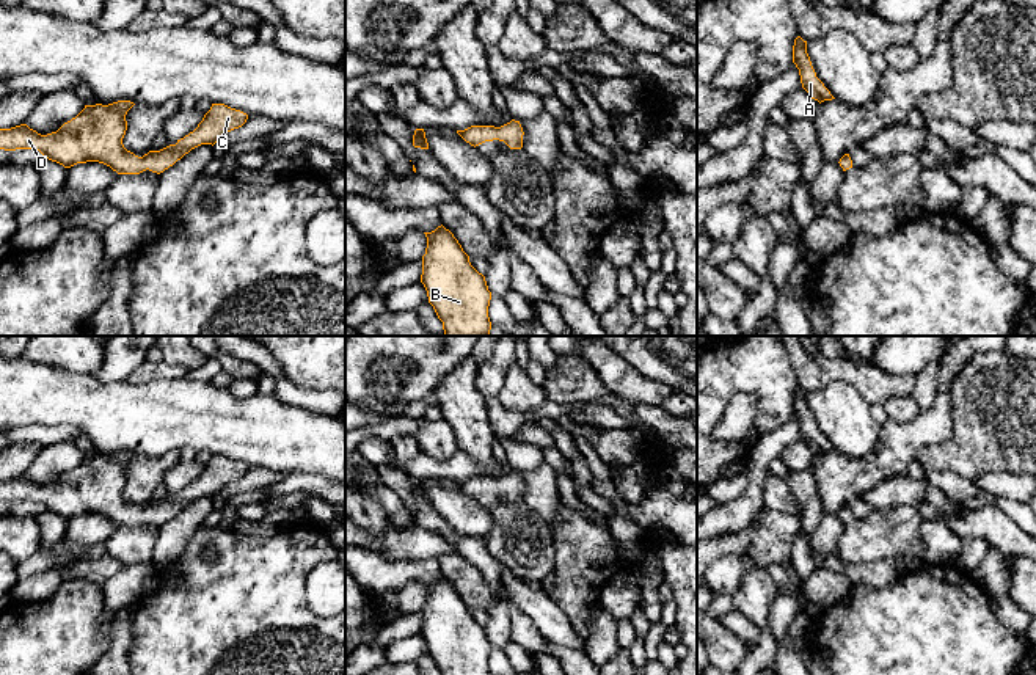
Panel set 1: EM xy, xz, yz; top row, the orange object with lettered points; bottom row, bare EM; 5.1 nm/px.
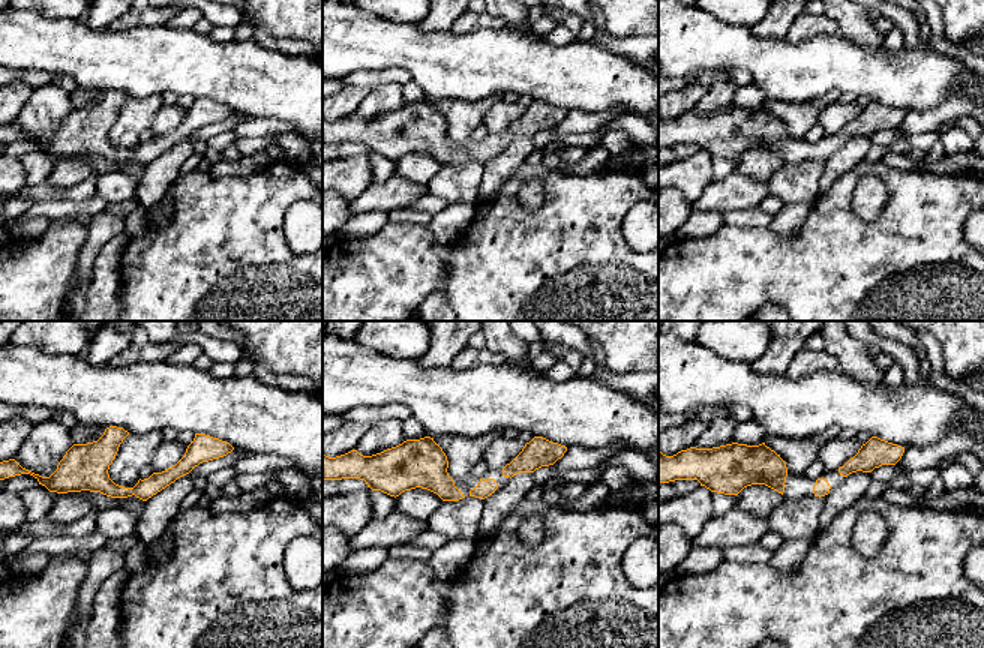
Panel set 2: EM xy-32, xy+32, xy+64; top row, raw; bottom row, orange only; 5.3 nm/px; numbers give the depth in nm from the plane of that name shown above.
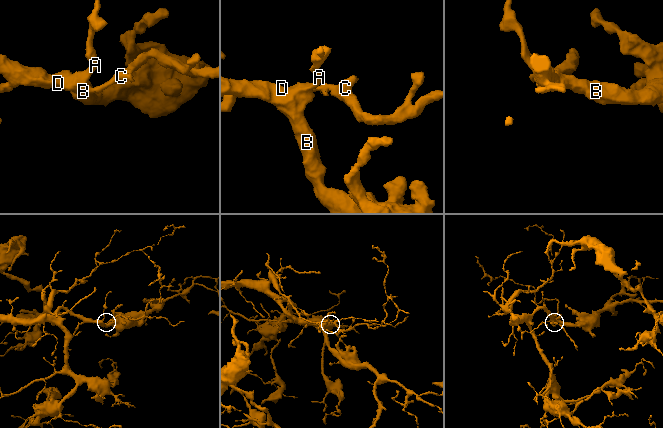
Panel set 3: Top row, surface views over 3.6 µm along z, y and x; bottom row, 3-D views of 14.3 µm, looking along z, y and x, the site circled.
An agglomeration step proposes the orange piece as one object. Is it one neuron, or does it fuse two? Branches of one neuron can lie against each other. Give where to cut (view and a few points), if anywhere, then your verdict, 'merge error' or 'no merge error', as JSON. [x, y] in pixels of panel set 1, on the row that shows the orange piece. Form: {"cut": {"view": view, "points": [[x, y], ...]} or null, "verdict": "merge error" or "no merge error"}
{"cut": null, "verdict": "no merge error"}

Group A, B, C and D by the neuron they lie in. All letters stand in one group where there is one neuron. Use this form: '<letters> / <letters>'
A B C D

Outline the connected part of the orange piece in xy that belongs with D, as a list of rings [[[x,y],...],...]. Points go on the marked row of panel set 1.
[[[130,100],[85,105],[75,118],[47,135],[38,133],[27,124],[0,129],[0,149],[35,149],[64,168],[99,162],[118,174],[140,174],[146,170],[160,174],[192,149],[201,144],[213,146],[224,133],[242,127],[248,119],[240,110],[212,104],[198,127],[176,144],[138,157],[122,144],[127,130],[126,115],[133,105]]]

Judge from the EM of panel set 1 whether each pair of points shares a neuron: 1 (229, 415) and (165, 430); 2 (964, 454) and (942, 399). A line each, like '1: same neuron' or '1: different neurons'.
1: same neuron
2: different neurons

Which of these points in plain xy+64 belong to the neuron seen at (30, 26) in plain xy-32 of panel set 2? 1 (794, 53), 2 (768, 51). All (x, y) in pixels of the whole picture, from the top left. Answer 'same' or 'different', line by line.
1: same
2: same

